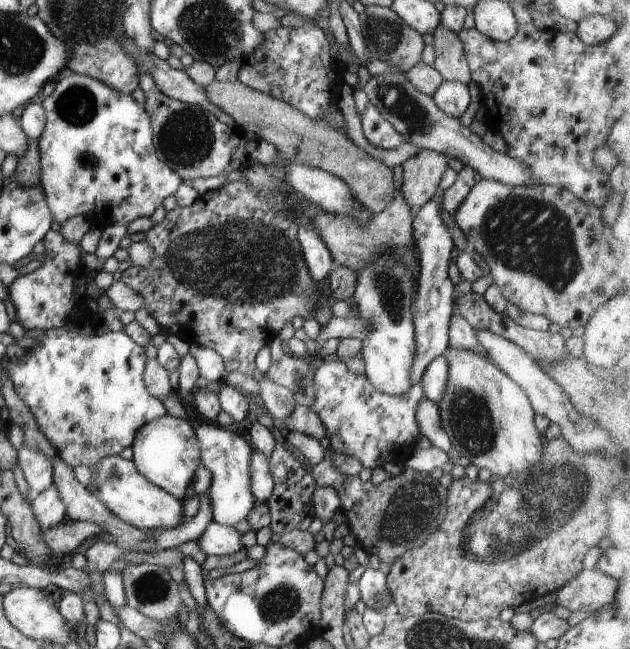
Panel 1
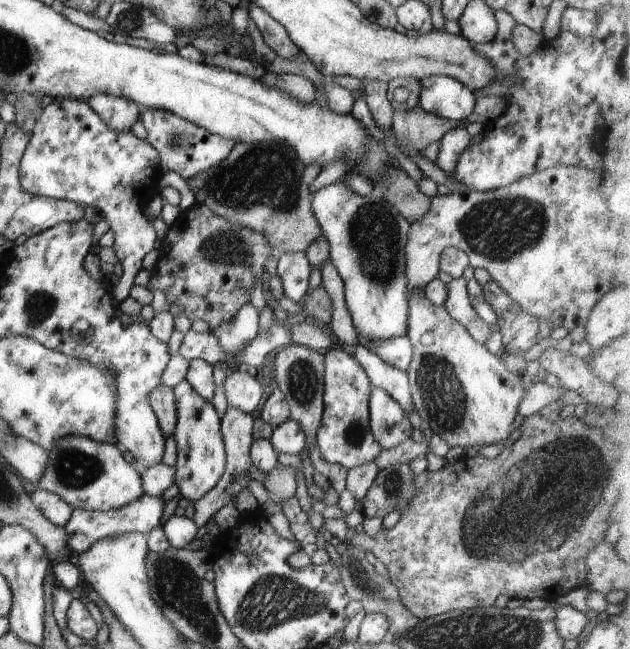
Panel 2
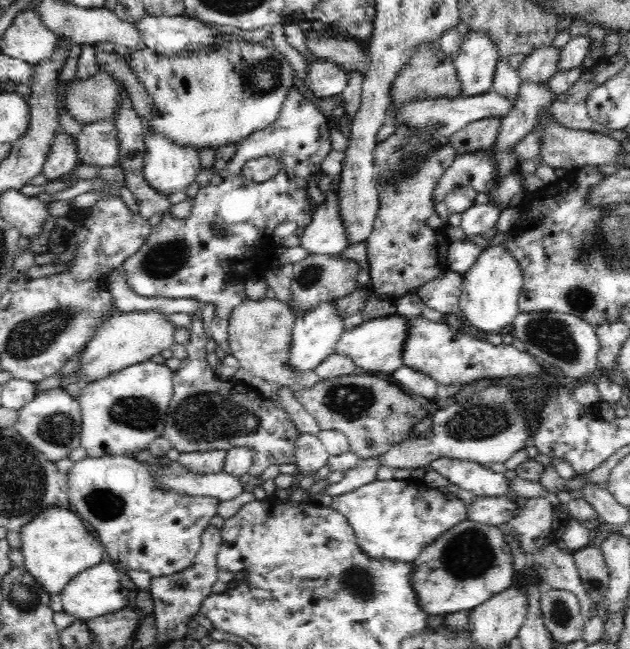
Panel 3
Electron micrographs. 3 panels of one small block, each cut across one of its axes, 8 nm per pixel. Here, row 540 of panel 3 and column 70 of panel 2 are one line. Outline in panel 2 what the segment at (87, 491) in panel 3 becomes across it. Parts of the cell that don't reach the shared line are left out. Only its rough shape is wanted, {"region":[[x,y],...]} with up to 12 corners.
{"region":[[55,99],[19,162],[32,196],[103,212],[118,304],[157,248],[157,150]]}

